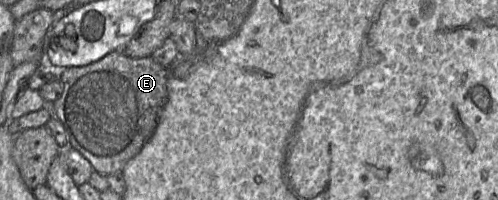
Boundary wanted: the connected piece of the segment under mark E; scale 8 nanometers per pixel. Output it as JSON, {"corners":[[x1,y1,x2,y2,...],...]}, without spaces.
{"corners":[[122,50,113,51,86,66,57,70,63,84,63,93,50,106,53,116,65,127,69,144,79,151,94,170,109,175,121,172,129,160,136,156,154,134,161,113,168,100,168,78,171,67,165,67,152,57,131,58]]}

